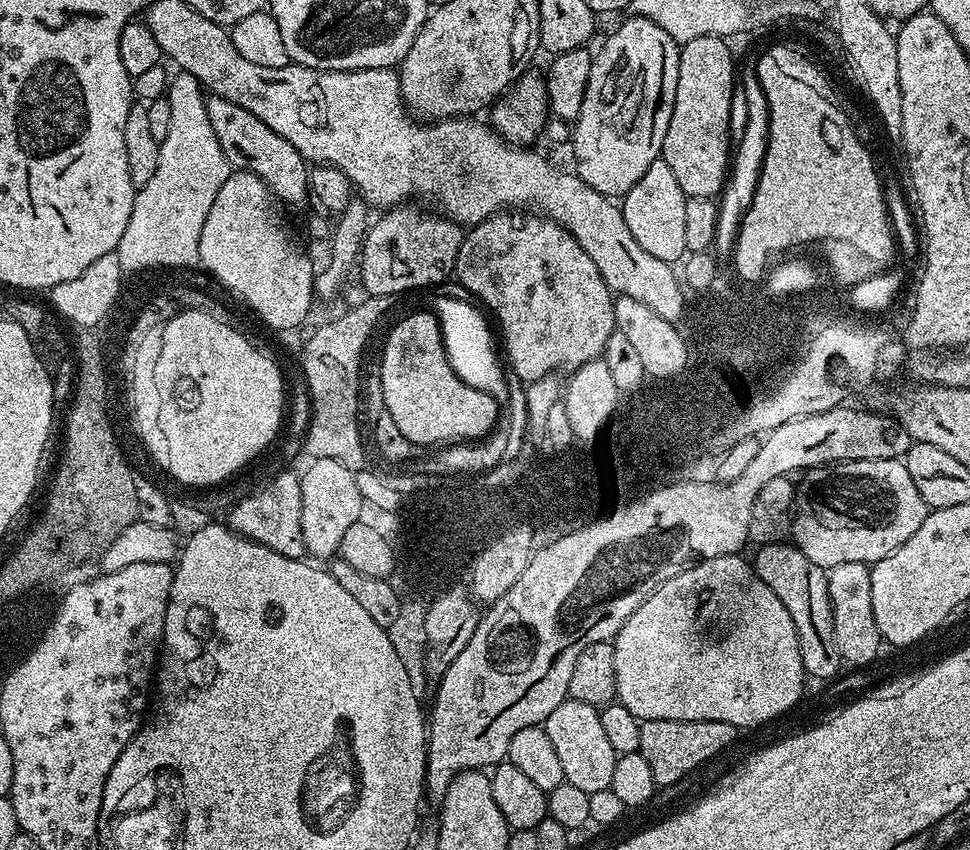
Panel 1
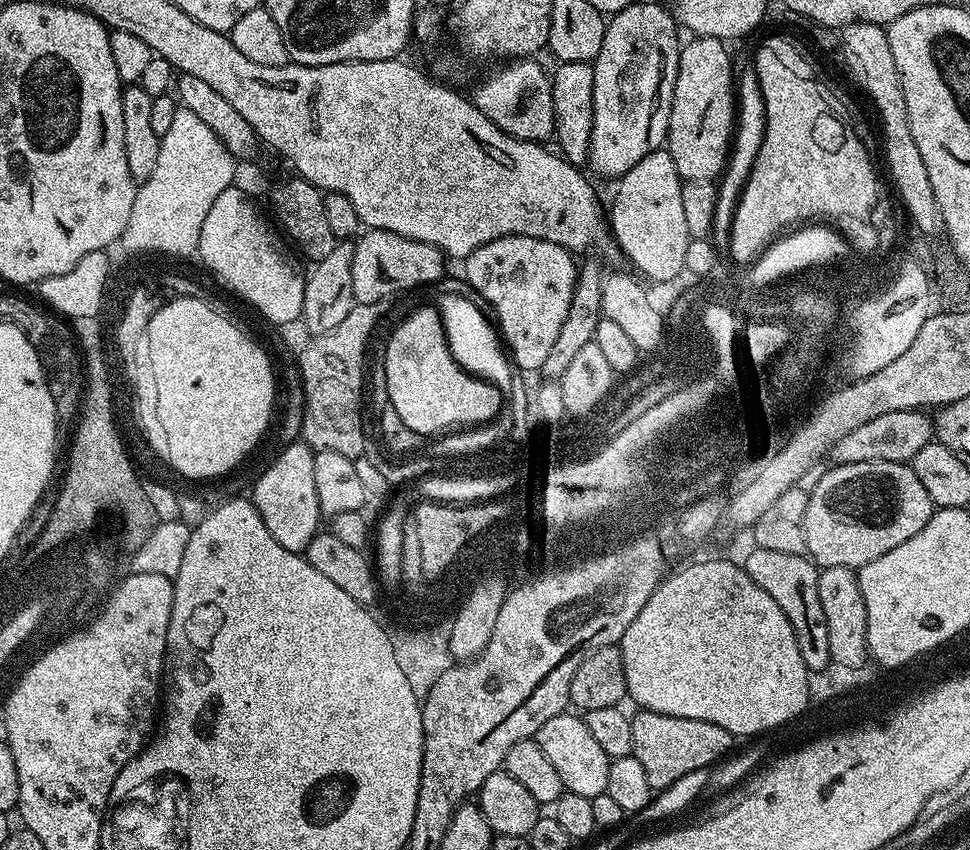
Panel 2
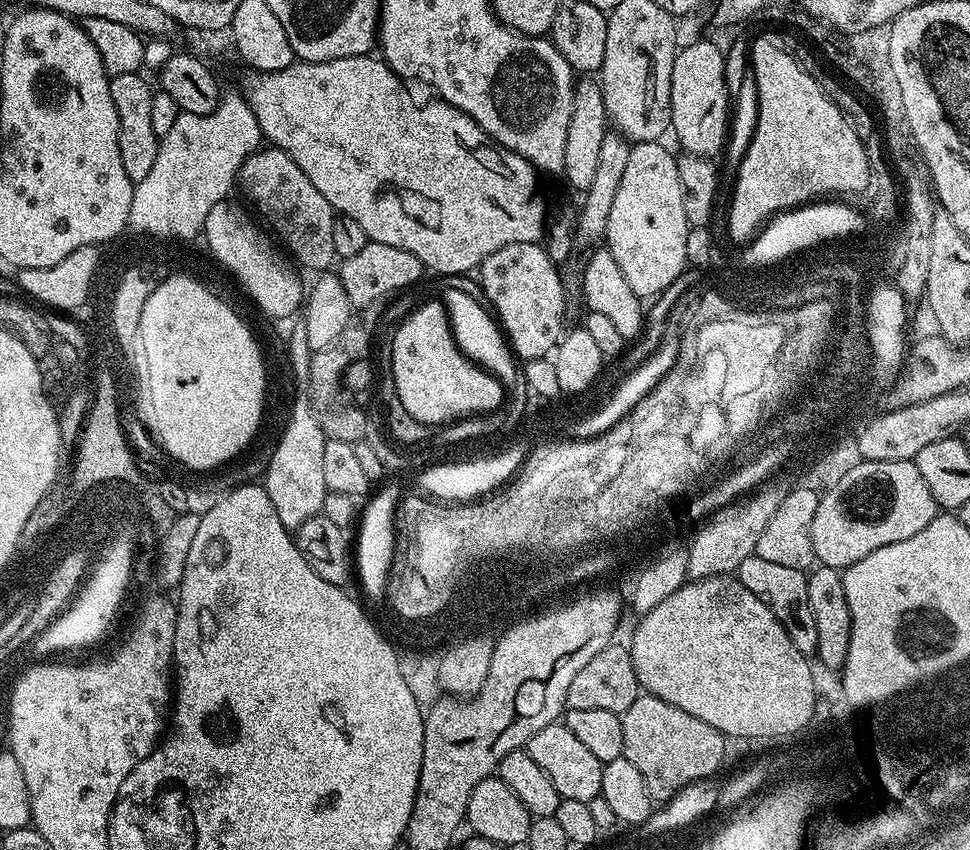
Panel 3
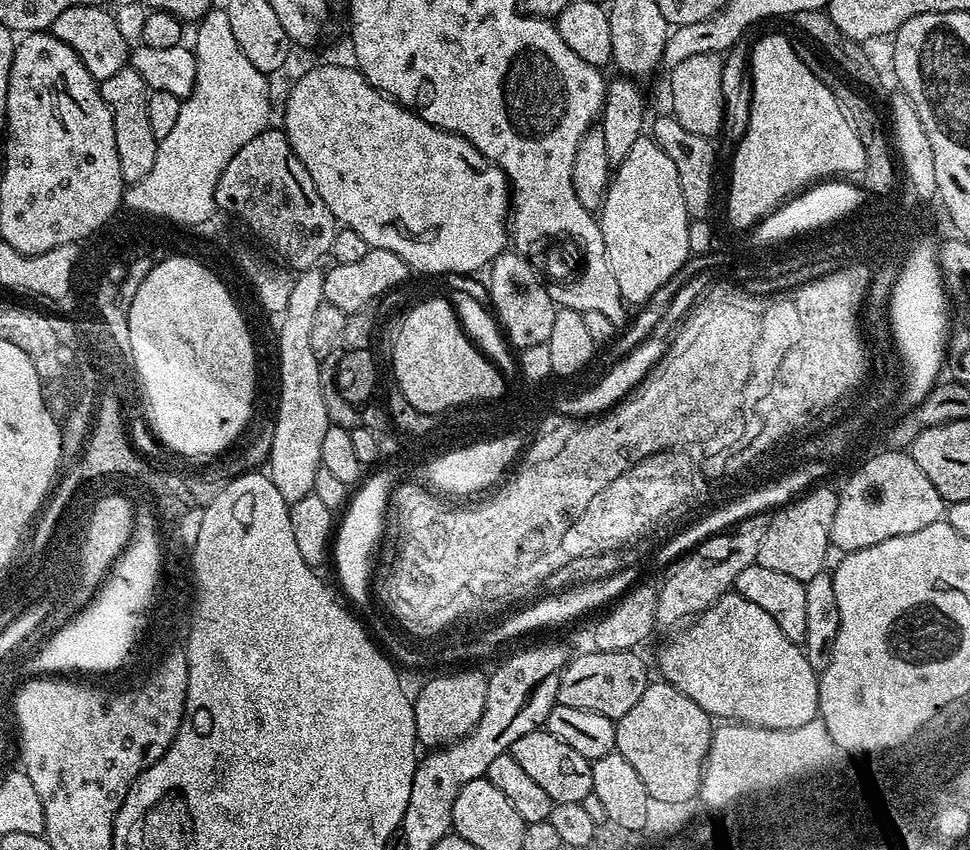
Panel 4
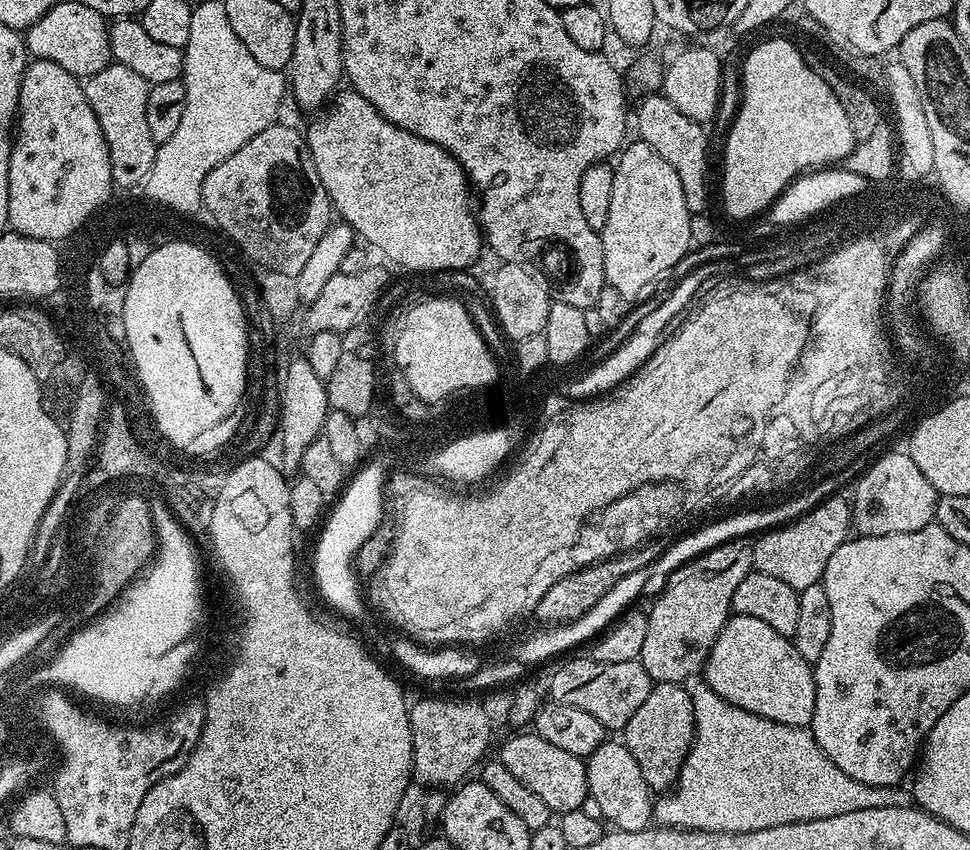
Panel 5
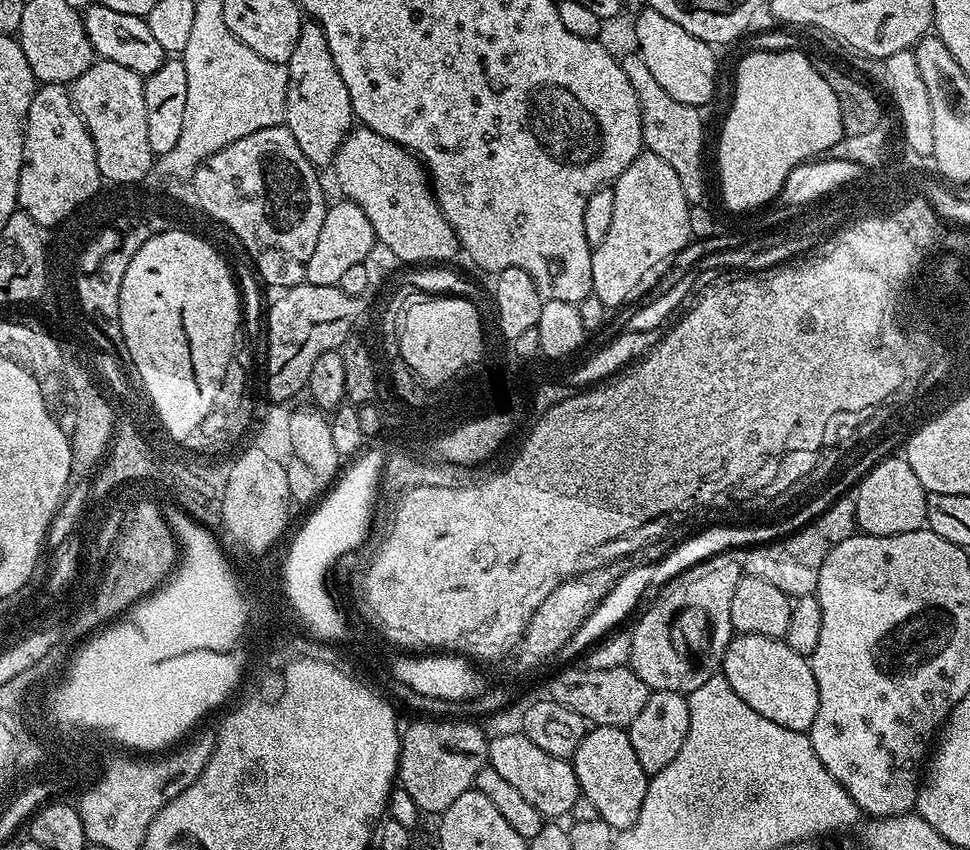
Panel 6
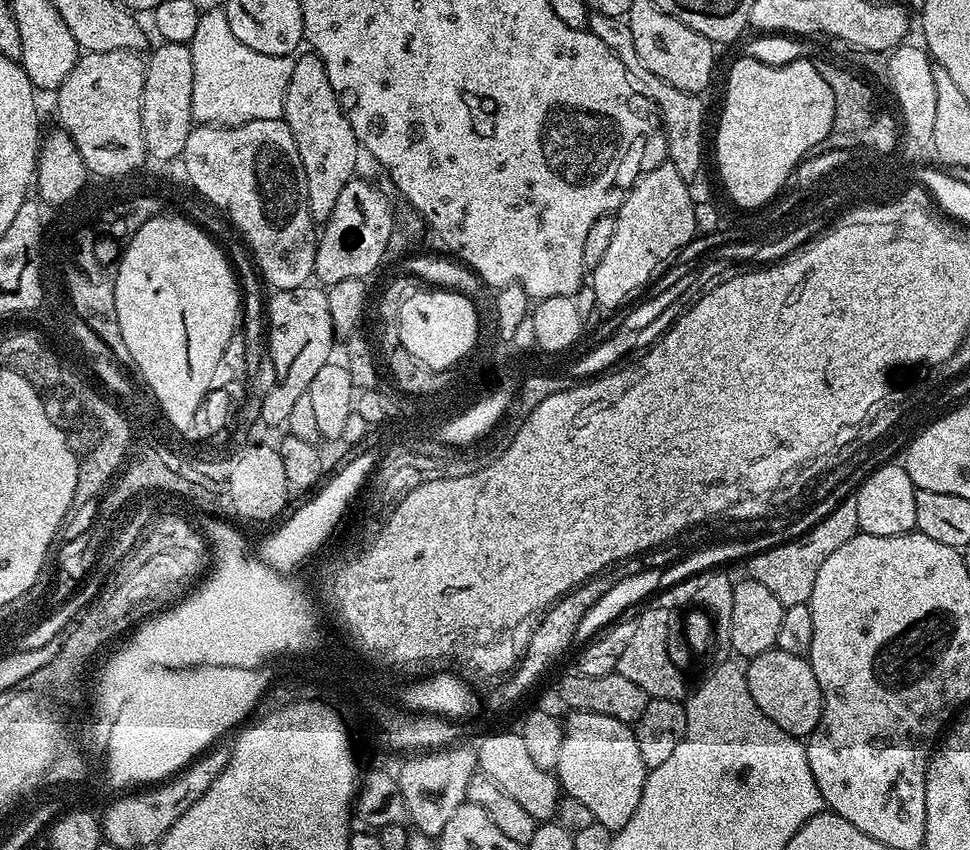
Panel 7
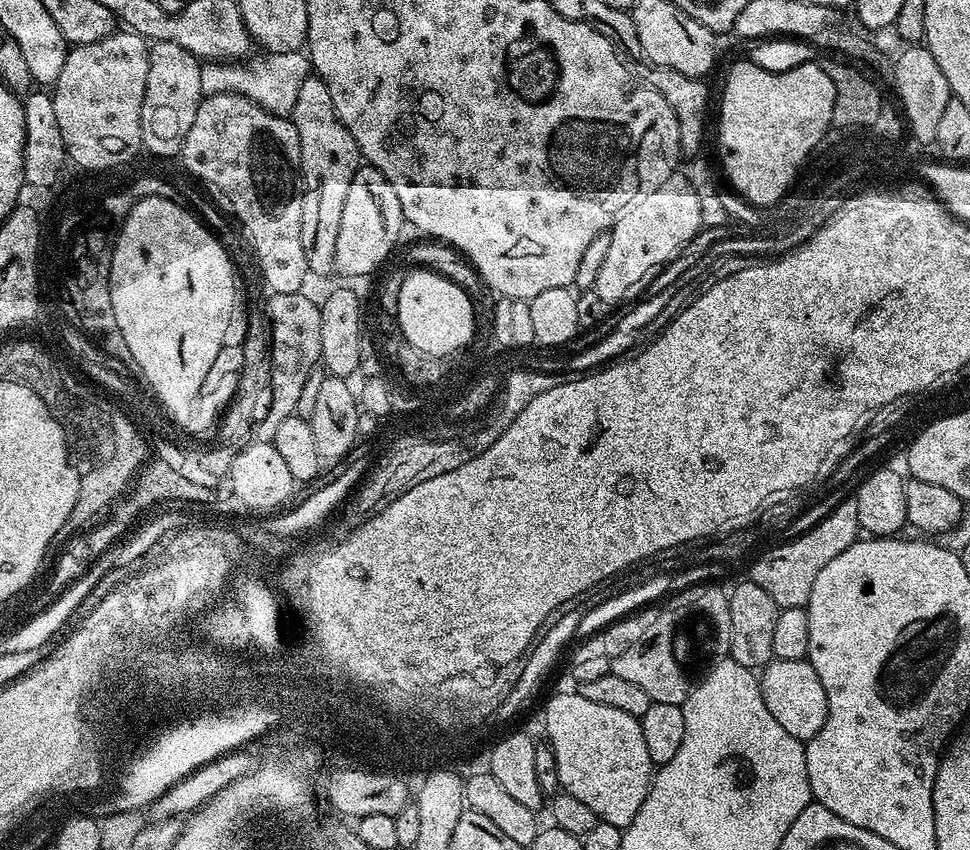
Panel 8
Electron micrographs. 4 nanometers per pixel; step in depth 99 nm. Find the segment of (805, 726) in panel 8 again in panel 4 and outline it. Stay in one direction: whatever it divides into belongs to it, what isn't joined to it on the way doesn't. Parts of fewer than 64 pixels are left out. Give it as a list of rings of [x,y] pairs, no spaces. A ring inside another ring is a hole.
[[[730,590],[680,631],[660,652],[659,675],[694,698],[709,716],[778,730],[806,726],[817,719],[818,673],[810,666],[803,647],[786,638],[762,606],[754,606]]]

